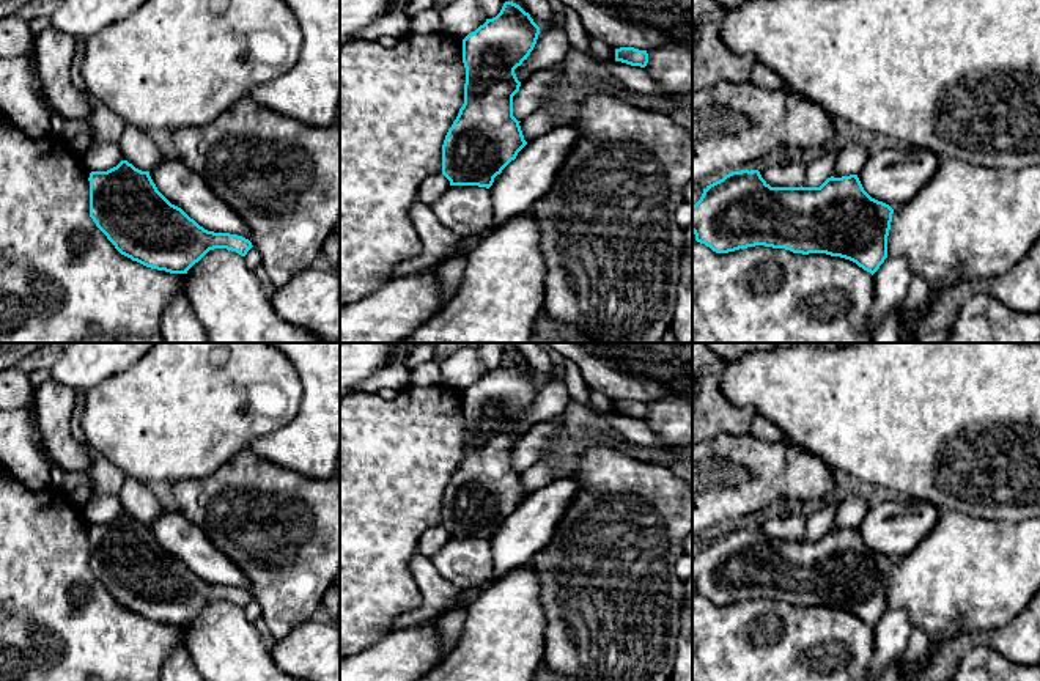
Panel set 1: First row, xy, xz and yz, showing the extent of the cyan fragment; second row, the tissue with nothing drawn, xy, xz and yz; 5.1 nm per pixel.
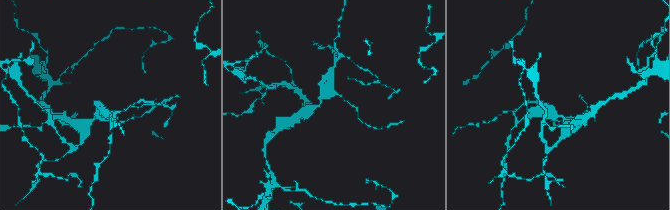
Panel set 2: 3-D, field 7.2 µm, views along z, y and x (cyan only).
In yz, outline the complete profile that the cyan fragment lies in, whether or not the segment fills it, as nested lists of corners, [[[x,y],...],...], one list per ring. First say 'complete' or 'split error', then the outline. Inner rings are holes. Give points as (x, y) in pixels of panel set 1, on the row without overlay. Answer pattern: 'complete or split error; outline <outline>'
complete; outline [[[741,522],[703,541],[692,558],[692,585],[716,606],[755,598],[826,606],[850,612],[873,628],[887,610],[892,566],[889,557],[864,543],[857,527],[831,528],[820,539],[771,539],[758,522]]]

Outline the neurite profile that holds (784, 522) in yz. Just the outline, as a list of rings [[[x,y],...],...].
[[[777,508],[760,522],[760,527],[771,539],[801,539],[806,533],[806,521],[799,508]]]

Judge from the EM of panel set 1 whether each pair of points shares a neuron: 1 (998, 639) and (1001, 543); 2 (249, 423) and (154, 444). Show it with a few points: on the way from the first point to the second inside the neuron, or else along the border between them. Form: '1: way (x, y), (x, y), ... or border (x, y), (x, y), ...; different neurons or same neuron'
1: border (1023, 609), (1009, 622), (988, 633); different neurons
2: way (225, 423), (178, 423); same neuron

